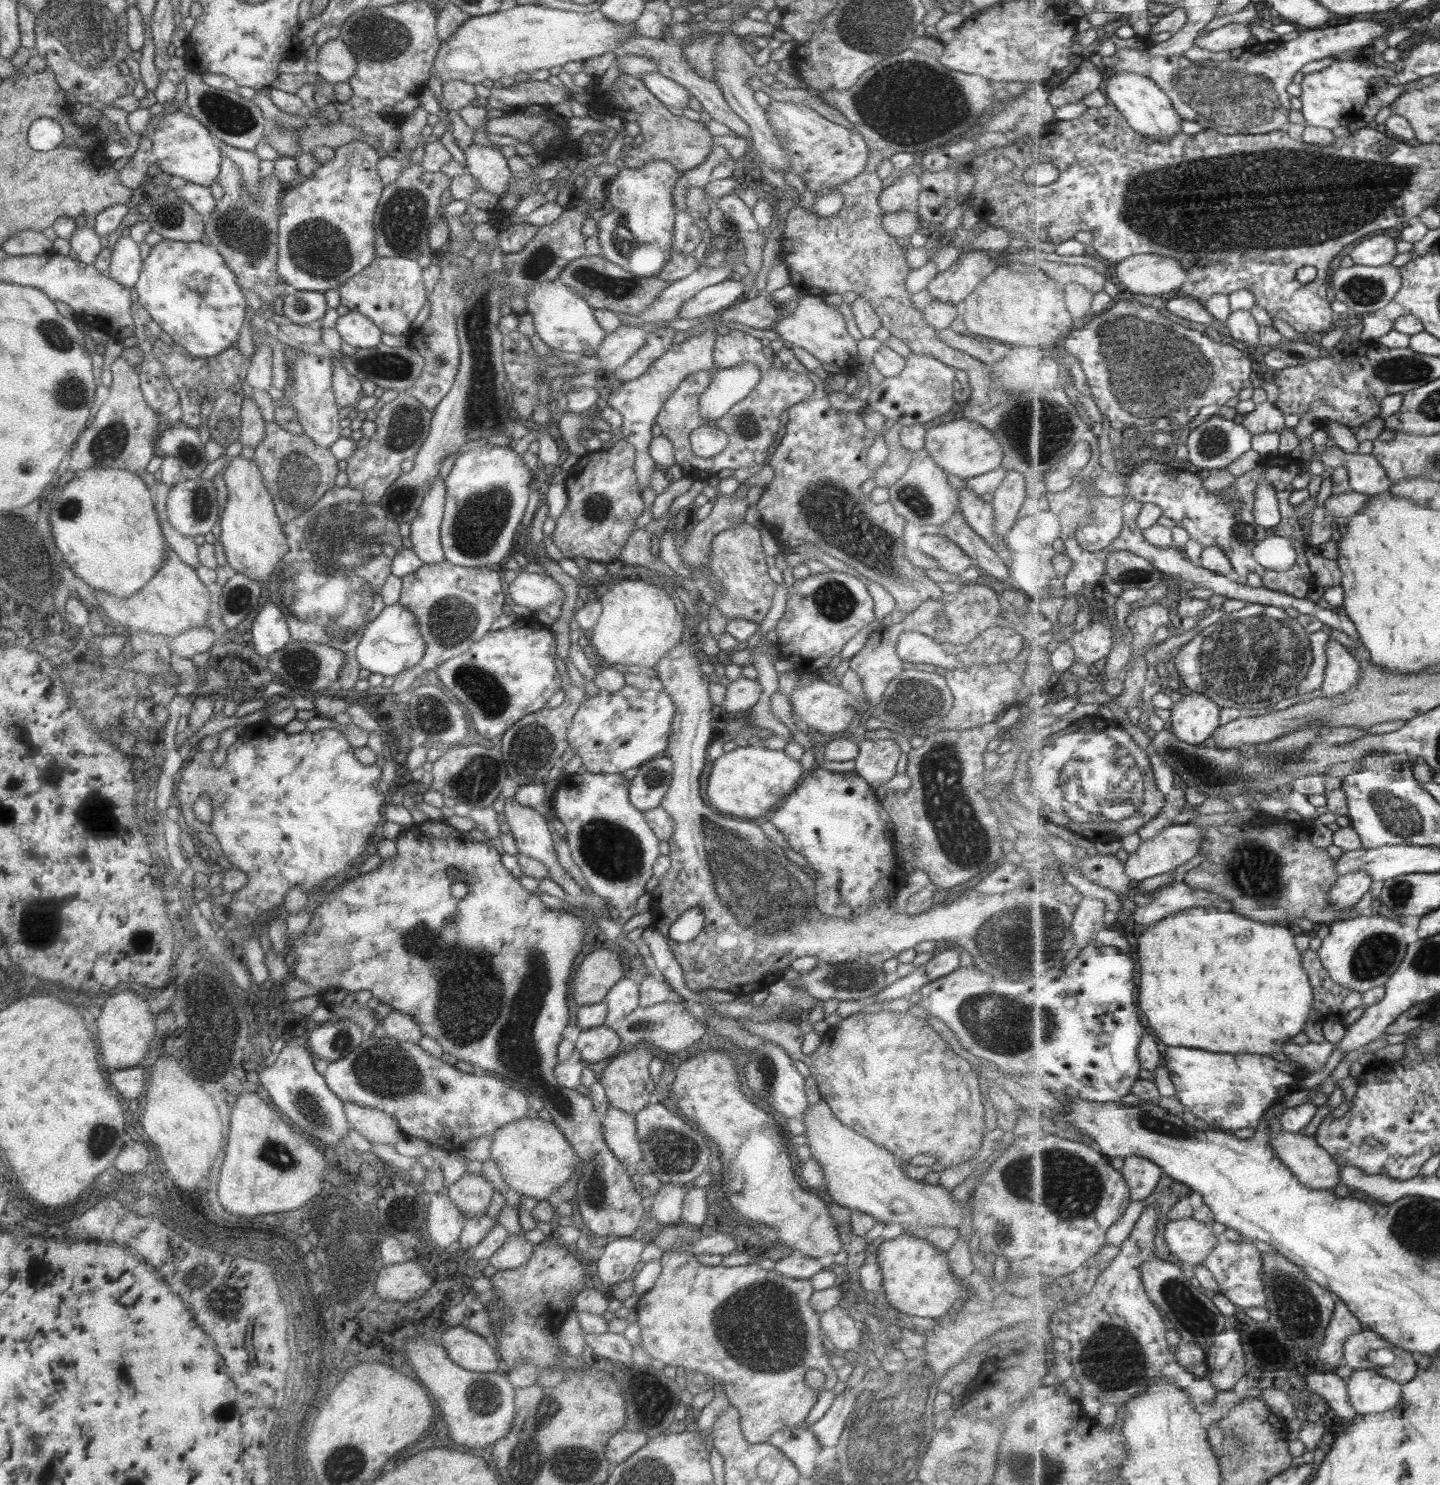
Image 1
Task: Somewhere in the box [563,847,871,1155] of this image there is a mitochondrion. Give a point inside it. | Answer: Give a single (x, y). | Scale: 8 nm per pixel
(764, 1068)

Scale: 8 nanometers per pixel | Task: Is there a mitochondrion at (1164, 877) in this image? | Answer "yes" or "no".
no

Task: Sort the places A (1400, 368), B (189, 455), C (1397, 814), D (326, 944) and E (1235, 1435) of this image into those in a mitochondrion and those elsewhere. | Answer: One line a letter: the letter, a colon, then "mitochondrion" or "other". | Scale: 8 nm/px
A: mitochondrion
B: mitochondrion
C: mitochondrion
D: other
E: mitochondrion

